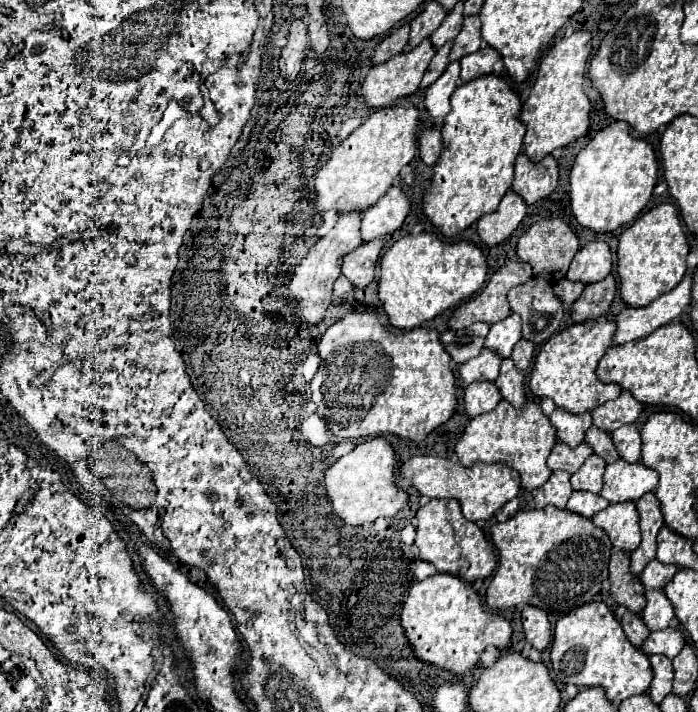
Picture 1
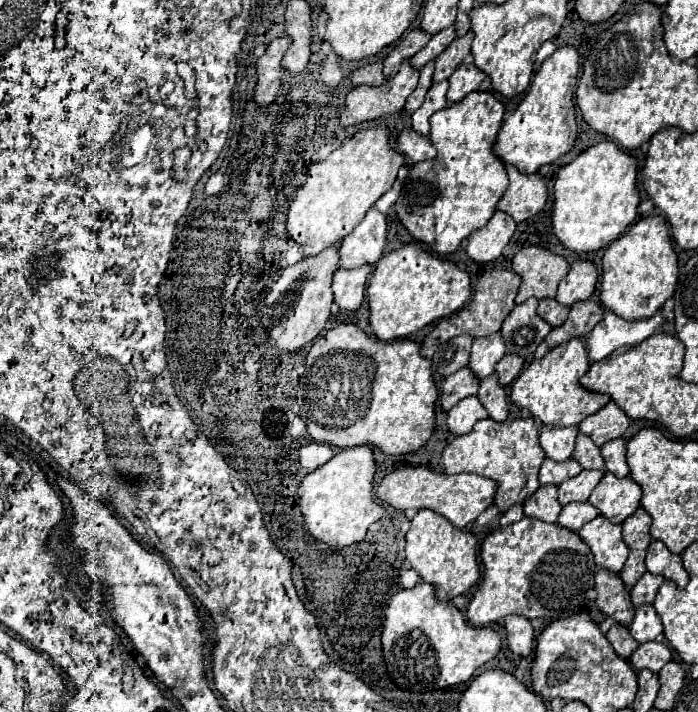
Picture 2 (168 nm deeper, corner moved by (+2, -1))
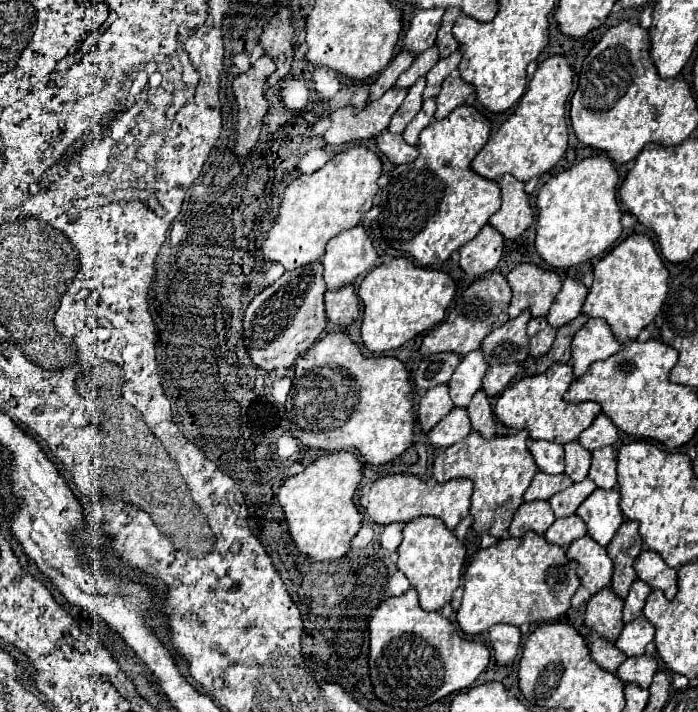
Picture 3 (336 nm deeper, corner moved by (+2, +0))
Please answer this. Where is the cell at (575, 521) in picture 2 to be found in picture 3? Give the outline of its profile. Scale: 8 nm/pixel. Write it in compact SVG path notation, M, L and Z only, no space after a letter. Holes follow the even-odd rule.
M572 515L572 517L564 517L564 519L556 519L554 525L544 533L544 537L560 547L568 547L572 541L580 539L586 535L586 527L584 521L580 521L580 517Z

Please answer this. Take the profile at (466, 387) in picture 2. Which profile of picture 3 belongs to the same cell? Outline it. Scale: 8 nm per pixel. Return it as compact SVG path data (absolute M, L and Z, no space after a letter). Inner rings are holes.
M436 385L434 389L426 391L420 397L418 409L416 409L416 419L420 423L420 429L428 433L442 417L446 417L452 411L452 401L448 395L448 385Z

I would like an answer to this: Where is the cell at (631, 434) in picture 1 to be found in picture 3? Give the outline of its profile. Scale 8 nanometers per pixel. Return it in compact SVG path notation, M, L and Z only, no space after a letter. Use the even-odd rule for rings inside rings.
M600 447L592 453L588 479L592 479L598 489L616 487L616 455L610 447Z

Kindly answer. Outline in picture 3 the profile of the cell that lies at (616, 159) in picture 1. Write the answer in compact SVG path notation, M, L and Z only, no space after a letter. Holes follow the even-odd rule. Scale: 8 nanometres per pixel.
M606 155L582 159L568 171L550 177L536 197L536 253L550 269L570 269L608 251L622 233L616 199L618 173Z

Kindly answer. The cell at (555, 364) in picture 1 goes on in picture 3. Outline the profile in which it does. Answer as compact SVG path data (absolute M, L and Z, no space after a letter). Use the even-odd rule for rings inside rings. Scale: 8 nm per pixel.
M554 363L546 373L524 377L516 383L512 383L496 401L494 415L496 419L510 427L510 429L526 429L530 439L544 439L544 441L556 441L560 445L566 445L570 441L576 441L578 435L596 419L600 413L598 403L566 403L562 395L572 383L572 367Z

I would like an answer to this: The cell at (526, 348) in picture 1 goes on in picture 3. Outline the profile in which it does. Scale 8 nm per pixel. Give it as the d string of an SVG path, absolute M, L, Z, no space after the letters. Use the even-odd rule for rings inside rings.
M516 363L490 367L488 373L484 375L482 391L484 391L488 397L496 397L496 395L500 395L500 393L502 393L502 391L512 383L512 379L516 377L518 369L520 369L520 367L518 367Z

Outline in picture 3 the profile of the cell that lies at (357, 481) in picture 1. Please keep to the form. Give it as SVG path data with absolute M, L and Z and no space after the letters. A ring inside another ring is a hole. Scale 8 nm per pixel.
M336 451L314 459L302 473L286 479L278 491L278 503L284 509L288 533L296 549L312 561L334 561L350 549L352 537L362 527L362 515L354 505L354 491L362 479L356 455Z

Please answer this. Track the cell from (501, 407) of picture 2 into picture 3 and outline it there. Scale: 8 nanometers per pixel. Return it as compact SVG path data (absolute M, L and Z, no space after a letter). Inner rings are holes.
M478 391L472 397L472 401L470 401L470 405L466 409L468 409L472 431L480 433L482 437L492 439L494 431L496 431L496 419L494 419L494 413L492 413L490 397L484 391Z

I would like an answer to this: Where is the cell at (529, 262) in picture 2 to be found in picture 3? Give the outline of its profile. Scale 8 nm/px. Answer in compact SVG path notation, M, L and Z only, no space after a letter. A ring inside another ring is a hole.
M532 263L516 265L506 279L512 289L512 319L522 311L530 311L530 317L546 317L556 293L562 287L562 279L558 277L558 273L540 269Z

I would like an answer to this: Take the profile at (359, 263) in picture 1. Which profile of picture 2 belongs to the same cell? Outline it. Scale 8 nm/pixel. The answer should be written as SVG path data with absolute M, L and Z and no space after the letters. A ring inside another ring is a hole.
M358 266L354 270L336 270L332 292L334 302L344 310L358 310L364 298L366 280L372 266Z

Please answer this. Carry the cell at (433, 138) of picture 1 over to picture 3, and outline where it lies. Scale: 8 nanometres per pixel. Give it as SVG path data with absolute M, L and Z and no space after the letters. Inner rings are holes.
M384 131L376 137L376 145L380 149L382 155L386 155L386 159L394 165L402 165L402 163L412 163L418 157L418 147L410 147L404 143L402 135L394 135L390 131Z

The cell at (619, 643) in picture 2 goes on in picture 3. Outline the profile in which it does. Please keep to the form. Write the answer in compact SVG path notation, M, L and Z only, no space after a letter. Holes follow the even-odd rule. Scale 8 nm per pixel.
M594 637L588 647L590 647L592 661L596 661L602 669L606 669L610 673L616 673L616 669L620 667L620 663L626 659L626 655L622 651L618 651L614 647L614 643L604 641L602 637Z

